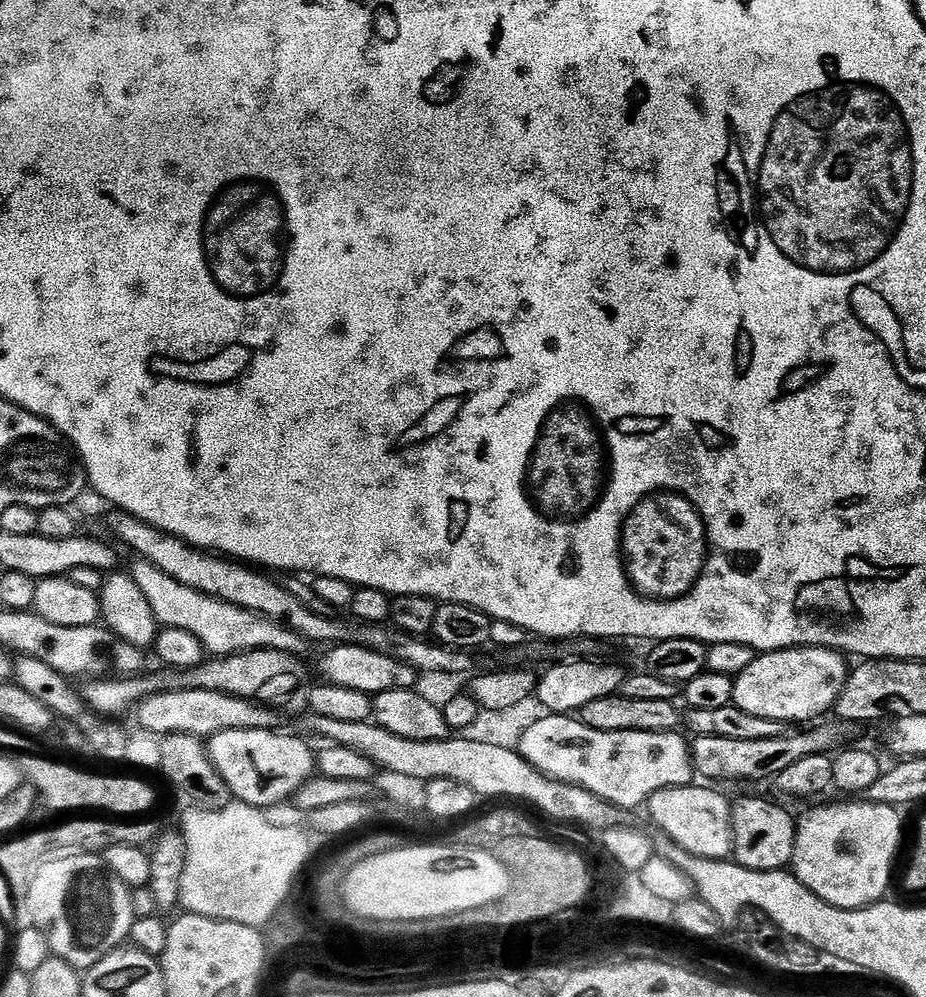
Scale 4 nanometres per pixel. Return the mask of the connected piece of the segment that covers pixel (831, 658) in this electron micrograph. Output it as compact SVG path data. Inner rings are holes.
M787 648L757 655L749 668L735 677L733 705L758 718L789 722L816 720L831 713L848 681L850 664L828 648Z

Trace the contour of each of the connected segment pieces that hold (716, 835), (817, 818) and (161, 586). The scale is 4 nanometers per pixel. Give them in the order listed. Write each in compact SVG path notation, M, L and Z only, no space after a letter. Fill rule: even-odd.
M696 787L668 788L652 797L652 816L656 819L657 826L681 848L681 853L699 856L701 860L729 859L734 852L732 804L722 793L712 789L715 787Z
M832 804L818 806L798 824L794 875L811 892L818 894L827 904L835 908L867 908L870 904L881 903L892 884L892 871L896 868L896 855L904 840L904 820L901 813L885 804Z
M137 559L135 563L136 565L130 568L130 575L134 582L138 582L138 590L146 594L146 602L150 602L150 610L154 610L157 625L190 630L190 634L201 640L213 657L233 656L257 648L299 653L300 640L293 629L277 624L275 620L268 620L265 616L259 616L256 612L216 600L198 590L190 590L190 586L182 586L182 582L170 578L170 574L158 570L158 566L148 560Z

